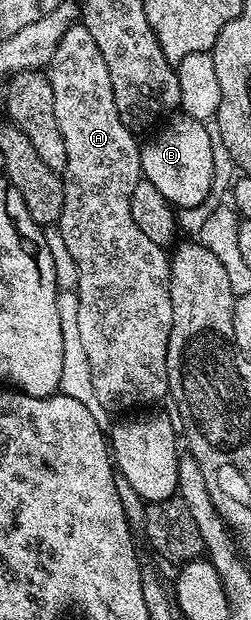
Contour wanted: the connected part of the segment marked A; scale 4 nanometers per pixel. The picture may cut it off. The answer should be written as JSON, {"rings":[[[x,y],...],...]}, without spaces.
{"rings":[[[82,23],[71,25],[57,43],[56,51],[53,52],[49,66],[49,76],[53,89],[53,111],[57,119],[57,127],[61,131],[61,139],[65,139],[65,155],[67,166],[61,170],[63,182],[63,206],[57,222],[57,236],[63,241],[63,245],[69,251],[73,263],[77,263],[79,272],[79,306],[77,307],[77,332],[81,335],[81,344],[85,347],[85,355],[89,359],[89,371],[93,371],[93,391],[97,399],[108,411],[115,409],[138,410],[140,407],[151,407],[154,401],[168,396],[167,388],[167,348],[169,347],[169,331],[173,327],[173,303],[169,299],[169,273],[170,262],[164,246],[142,234],[139,227],[134,223],[130,213],[130,199],[134,187],[141,180],[139,166],[140,142],[135,142],[136,134],[127,129],[117,115],[117,106],[113,99],[113,89],[110,86],[109,70],[102,59],[100,48],[93,41],[93,36]]]}

